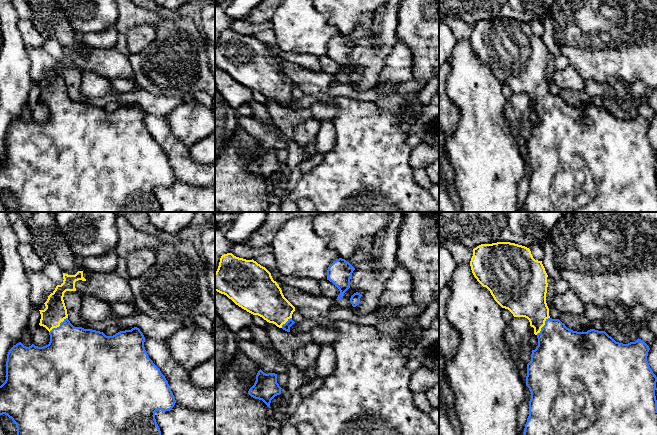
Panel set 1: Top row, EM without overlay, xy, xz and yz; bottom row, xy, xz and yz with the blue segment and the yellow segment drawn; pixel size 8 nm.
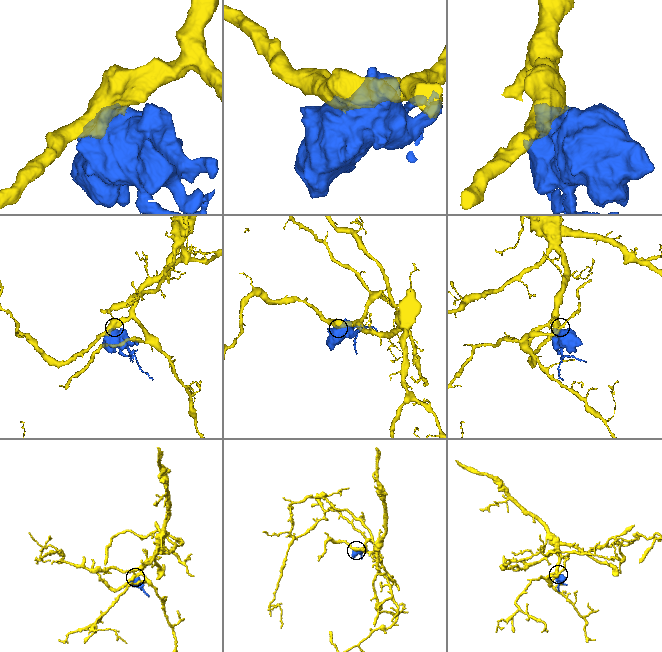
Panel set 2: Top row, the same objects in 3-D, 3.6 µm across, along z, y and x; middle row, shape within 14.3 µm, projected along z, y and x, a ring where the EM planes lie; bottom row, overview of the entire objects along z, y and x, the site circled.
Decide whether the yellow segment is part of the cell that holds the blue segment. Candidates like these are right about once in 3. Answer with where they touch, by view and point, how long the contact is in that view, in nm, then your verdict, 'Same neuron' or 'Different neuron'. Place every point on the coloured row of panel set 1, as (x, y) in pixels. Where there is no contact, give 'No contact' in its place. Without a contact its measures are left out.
Touches blue at xy (59, 326). Shared border 200 nm. Same neuron

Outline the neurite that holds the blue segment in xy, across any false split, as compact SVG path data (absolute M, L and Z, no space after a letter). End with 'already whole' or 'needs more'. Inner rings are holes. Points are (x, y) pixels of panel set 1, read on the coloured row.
M78 271L75 275L63 273L63 283L57 285L55 290L48 296L44 303L46 308L39 310L41 314L40 326L49 331L50 342L48 345L38 347L32 344L29 347L21 342L14 345L7 354L6 361L6 380L0 386L0 415L7 415L16 424L17 435L161 435L160 428L155 419L155 412L158 410L169 411L175 403L175 397L169 387L168 381L161 373L160 369L149 358L144 342L145 338L139 328L120 331L113 336L106 336L103 332L74 327L68 320L67 309L63 300L66 291L76 291L75 282L78 280L86 281L83 271Z; needs more

